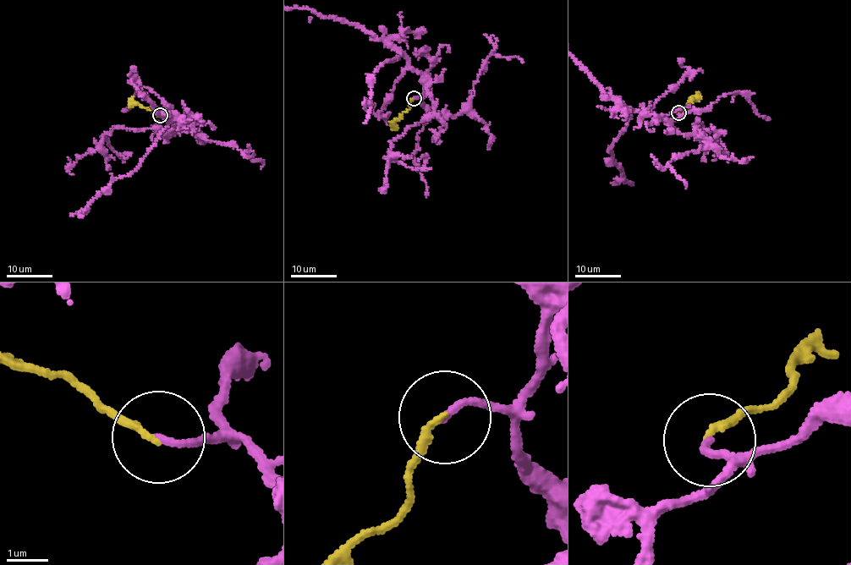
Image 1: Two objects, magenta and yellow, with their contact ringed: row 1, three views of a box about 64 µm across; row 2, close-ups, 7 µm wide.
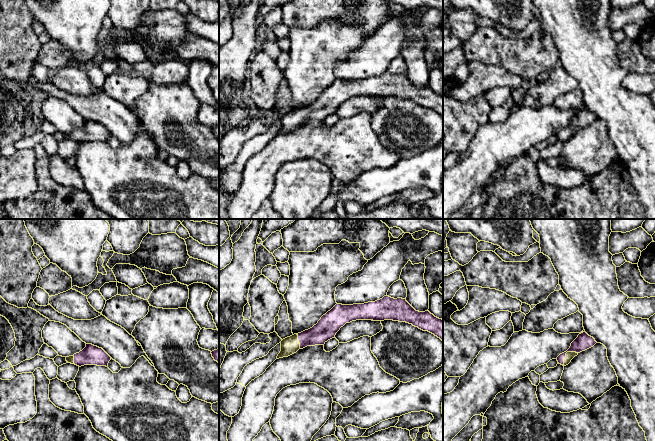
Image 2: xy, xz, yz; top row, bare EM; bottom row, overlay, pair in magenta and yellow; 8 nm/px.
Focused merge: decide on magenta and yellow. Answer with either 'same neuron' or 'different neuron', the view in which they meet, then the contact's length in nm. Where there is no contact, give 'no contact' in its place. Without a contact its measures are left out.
same neuron; contact in yz; length 160 nm

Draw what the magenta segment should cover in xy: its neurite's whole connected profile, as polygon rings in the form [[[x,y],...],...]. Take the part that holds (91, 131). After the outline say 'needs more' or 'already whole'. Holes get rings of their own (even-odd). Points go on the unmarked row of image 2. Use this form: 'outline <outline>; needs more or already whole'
outline [[[92,120],[73,132],[66,133],[66,137],[79,143],[84,141],[108,142],[111,133],[102,125]]]; needs more

